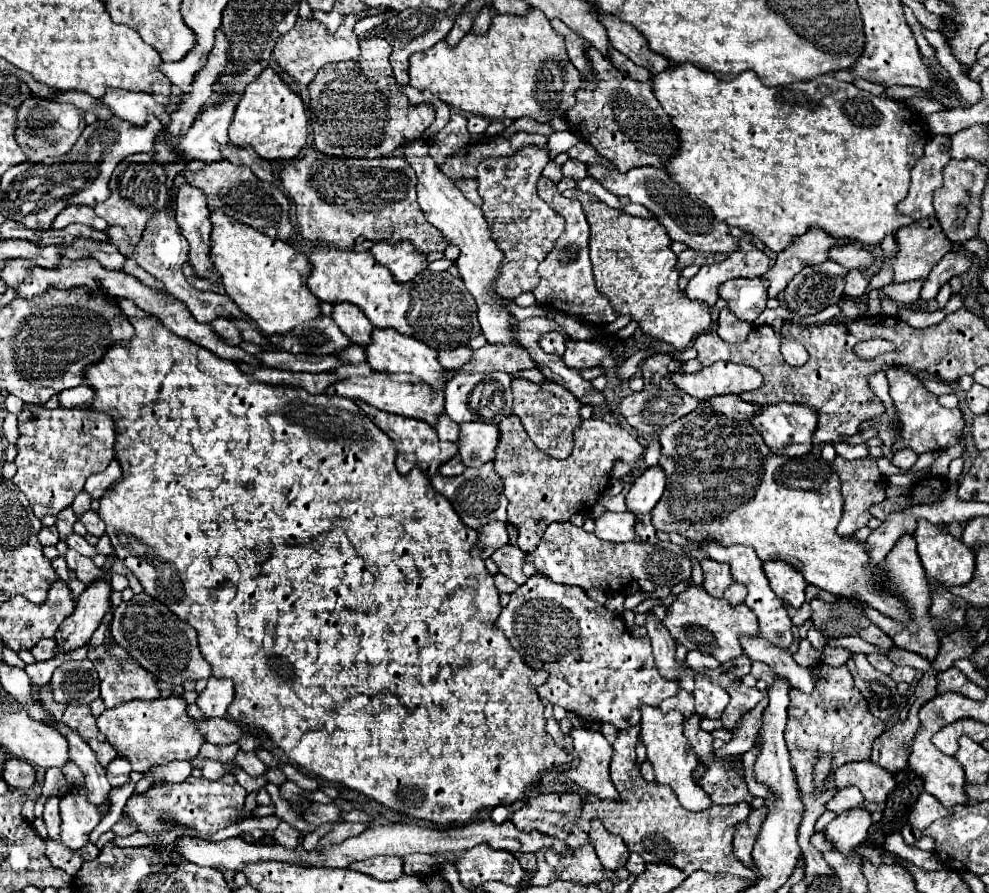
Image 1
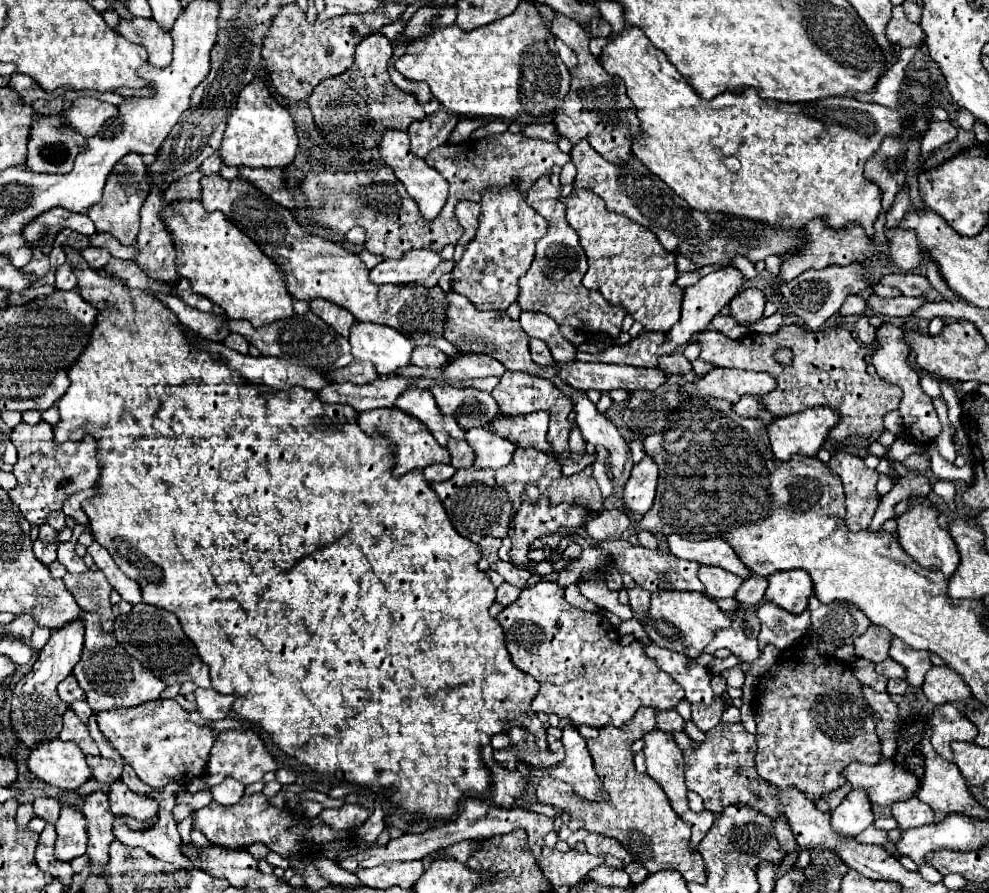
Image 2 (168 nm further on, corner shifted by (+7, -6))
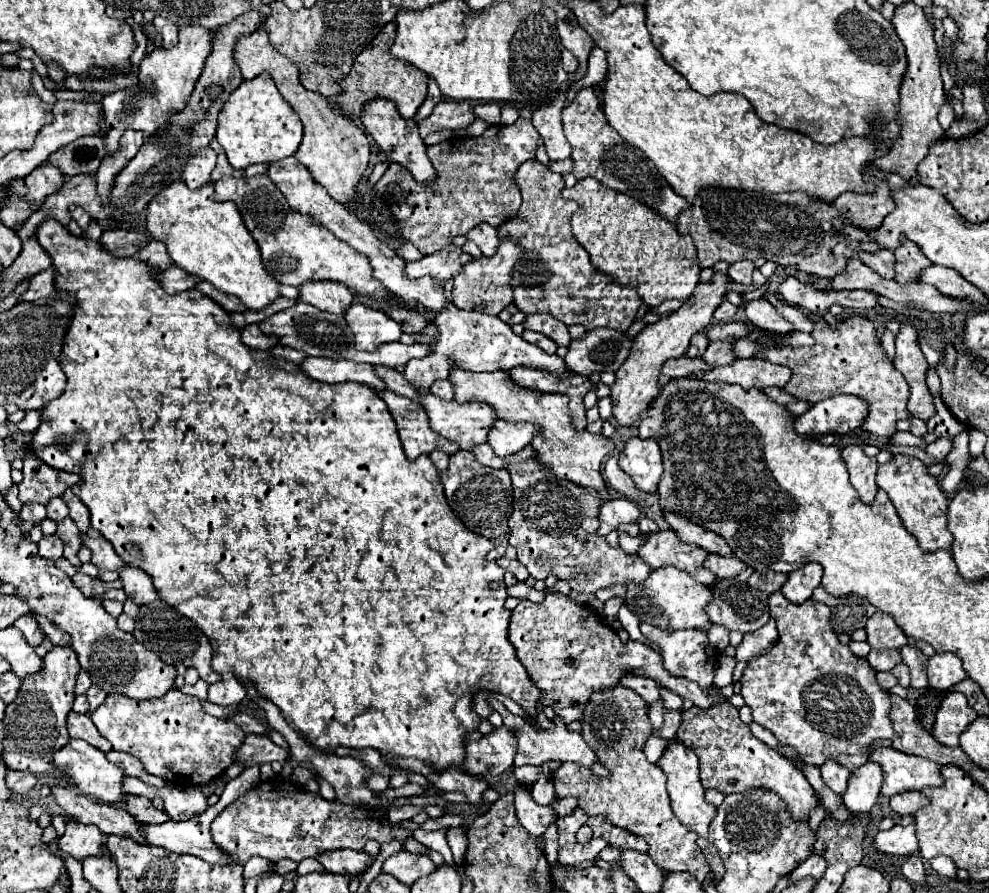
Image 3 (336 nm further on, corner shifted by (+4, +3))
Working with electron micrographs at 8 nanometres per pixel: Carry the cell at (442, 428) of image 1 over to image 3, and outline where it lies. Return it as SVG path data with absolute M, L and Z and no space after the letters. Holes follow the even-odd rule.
M487 443L473 447L473 455L481 465L505 469L511 475L515 509L509 519L509 545L517 549L517 559L527 567L533 579L545 581L549 575L555 575L579 593L595 593L609 583L641 583L647 579L651 567L647 567L639 555L629 555L619 545L613 547L605 537L597 535L597 515L603 499L595 489L559 479L537 459L509 463L497 457Z

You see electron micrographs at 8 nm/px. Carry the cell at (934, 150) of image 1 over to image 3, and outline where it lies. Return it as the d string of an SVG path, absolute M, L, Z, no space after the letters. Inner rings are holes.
M903 241L903 245L895 249L895 257L897 257L895 281L901 285L919 281L921 271L931 265L931 261L923 255L923 251L911 241Z

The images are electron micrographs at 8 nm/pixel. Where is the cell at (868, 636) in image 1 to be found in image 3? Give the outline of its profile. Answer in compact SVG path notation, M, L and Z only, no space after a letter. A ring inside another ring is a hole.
M877 611L865 625L867 643L875 649L901 649L907 645L907 635L897 627L889 613Z

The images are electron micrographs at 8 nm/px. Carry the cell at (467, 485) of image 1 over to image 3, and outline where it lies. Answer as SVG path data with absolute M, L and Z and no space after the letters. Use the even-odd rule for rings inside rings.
M459 449L457 453L451 455L449 467L441 471L441 483L445 487L449 507L467 529L487 539L497 539L509 533L507 521L511 517L513 499L511 499L511 479L507 471L495 471L491 467L485 467L475 459L471 451Z

